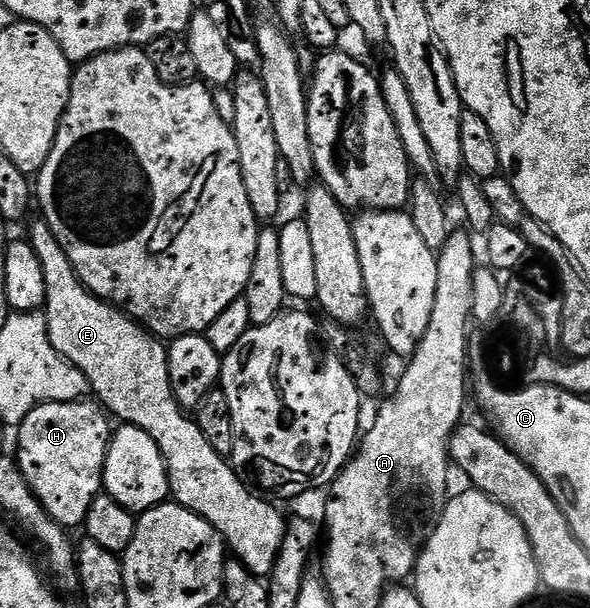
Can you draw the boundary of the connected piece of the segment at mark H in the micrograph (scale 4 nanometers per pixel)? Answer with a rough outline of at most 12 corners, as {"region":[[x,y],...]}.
{"region":[[41,403],[16,462],[40,505],[81,528],[103,494],[111,420]]}

